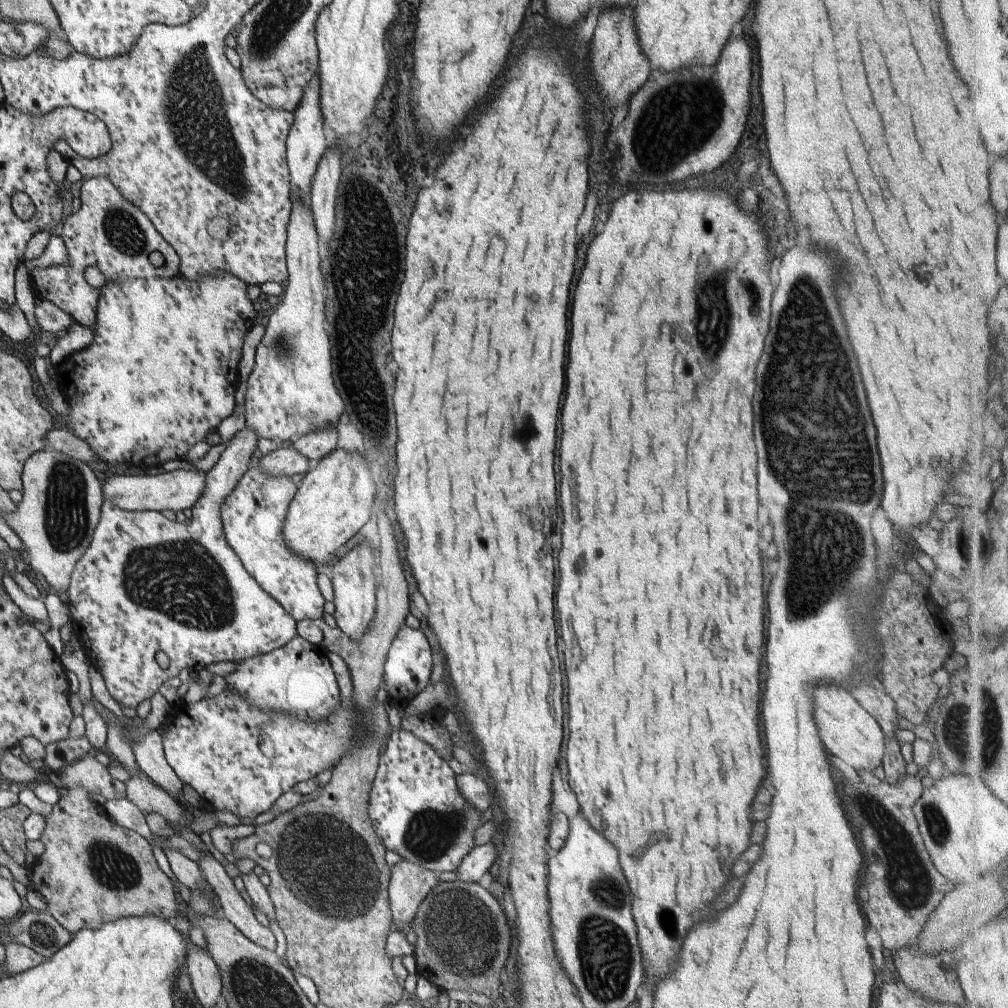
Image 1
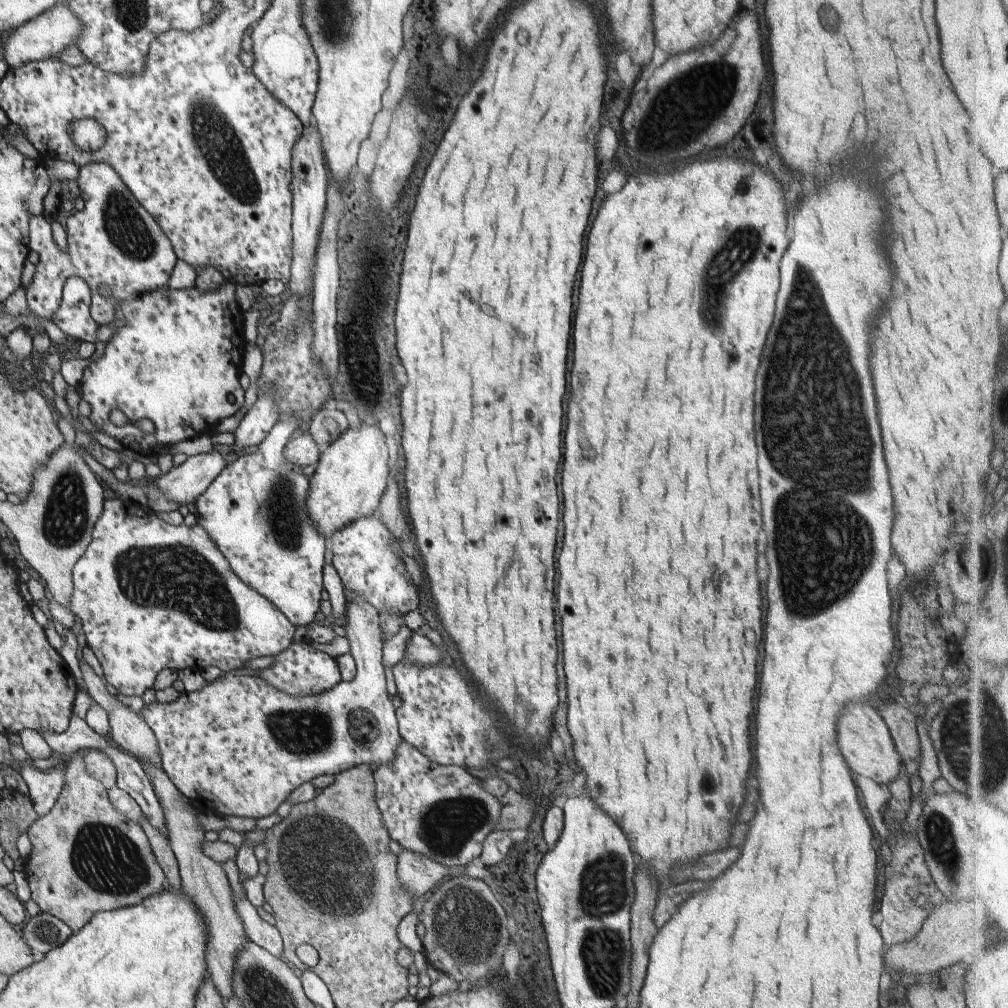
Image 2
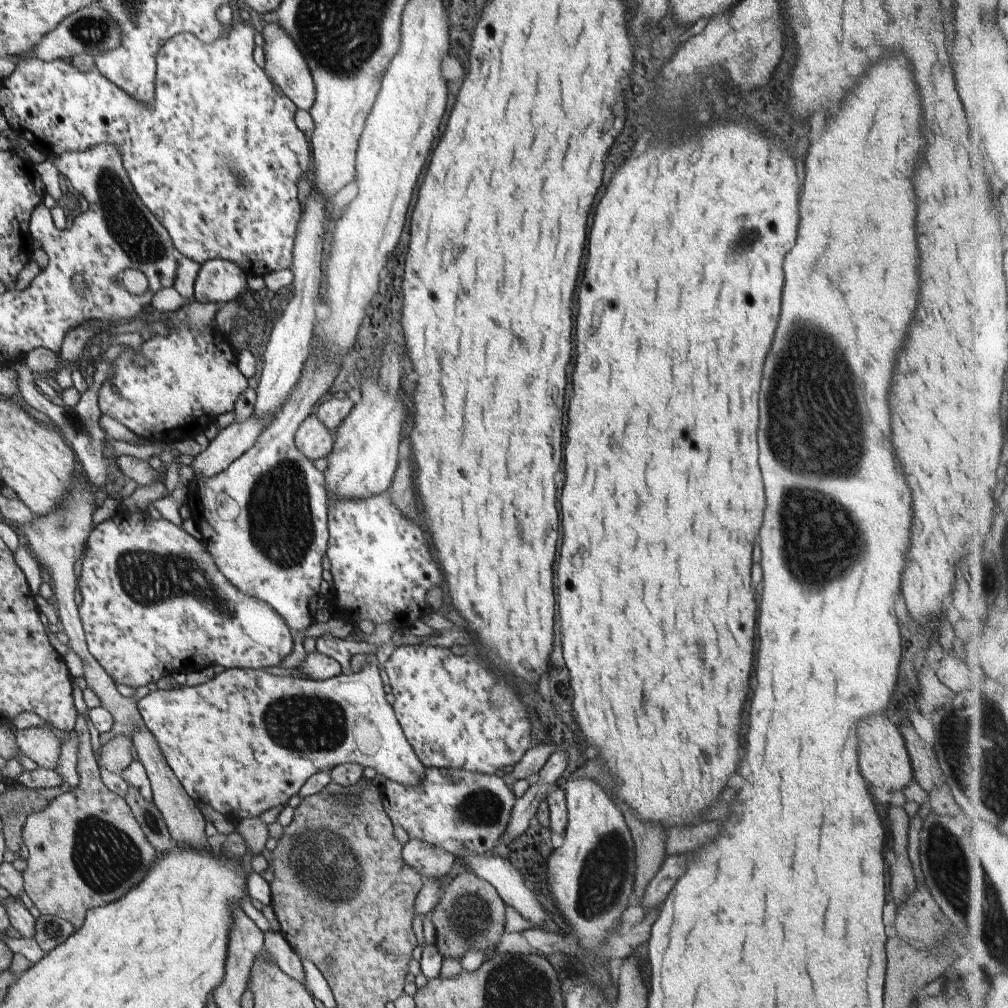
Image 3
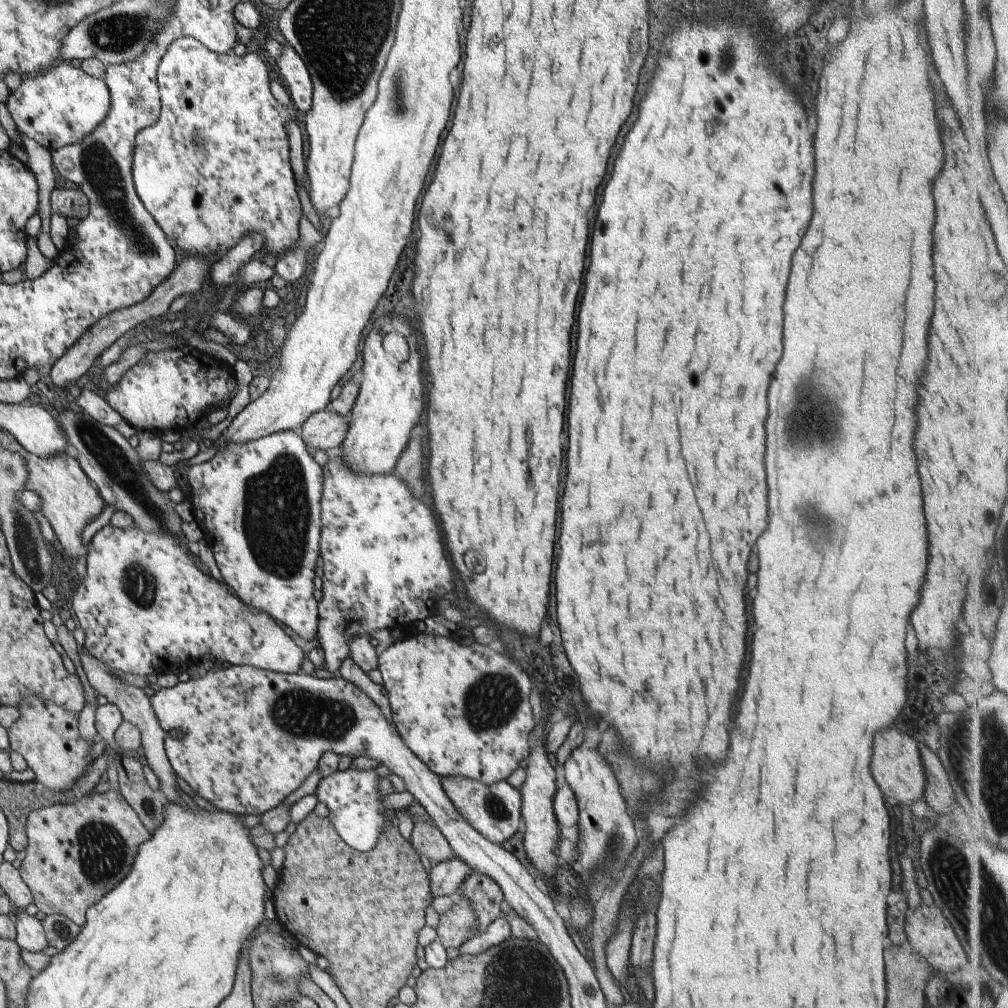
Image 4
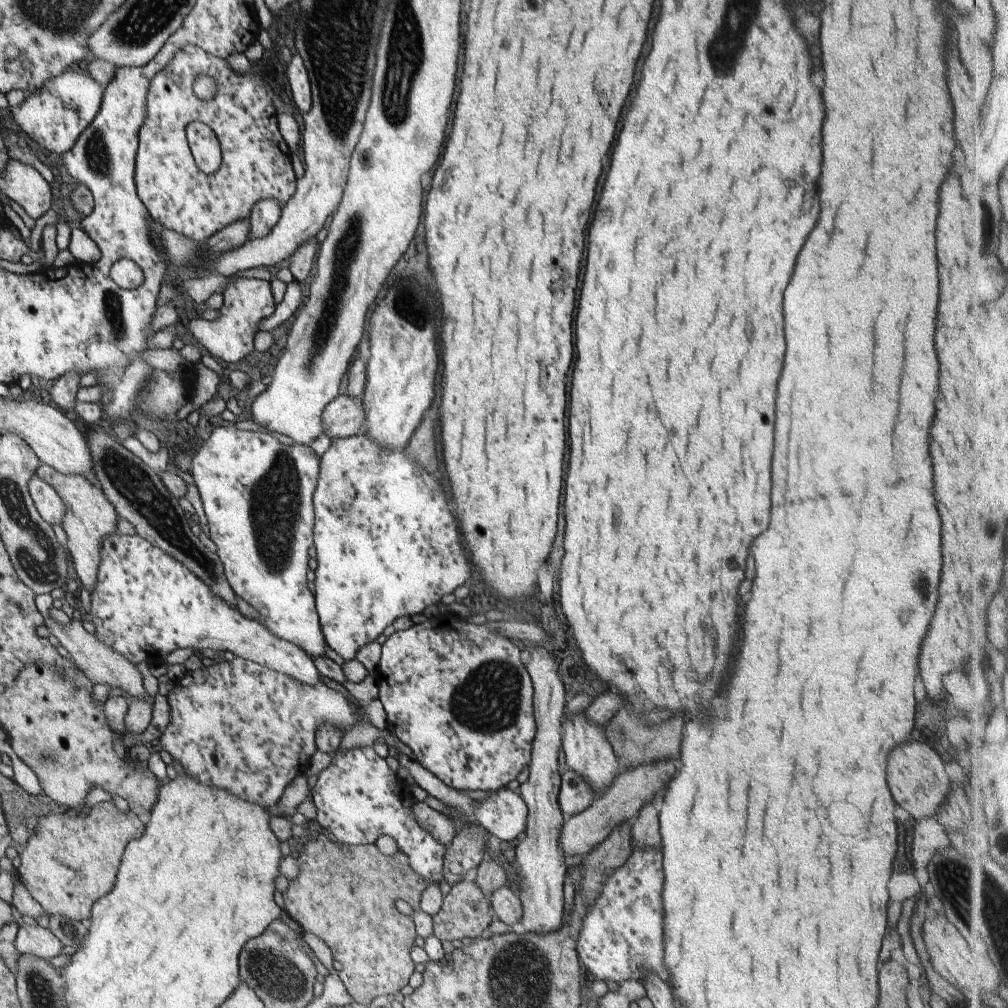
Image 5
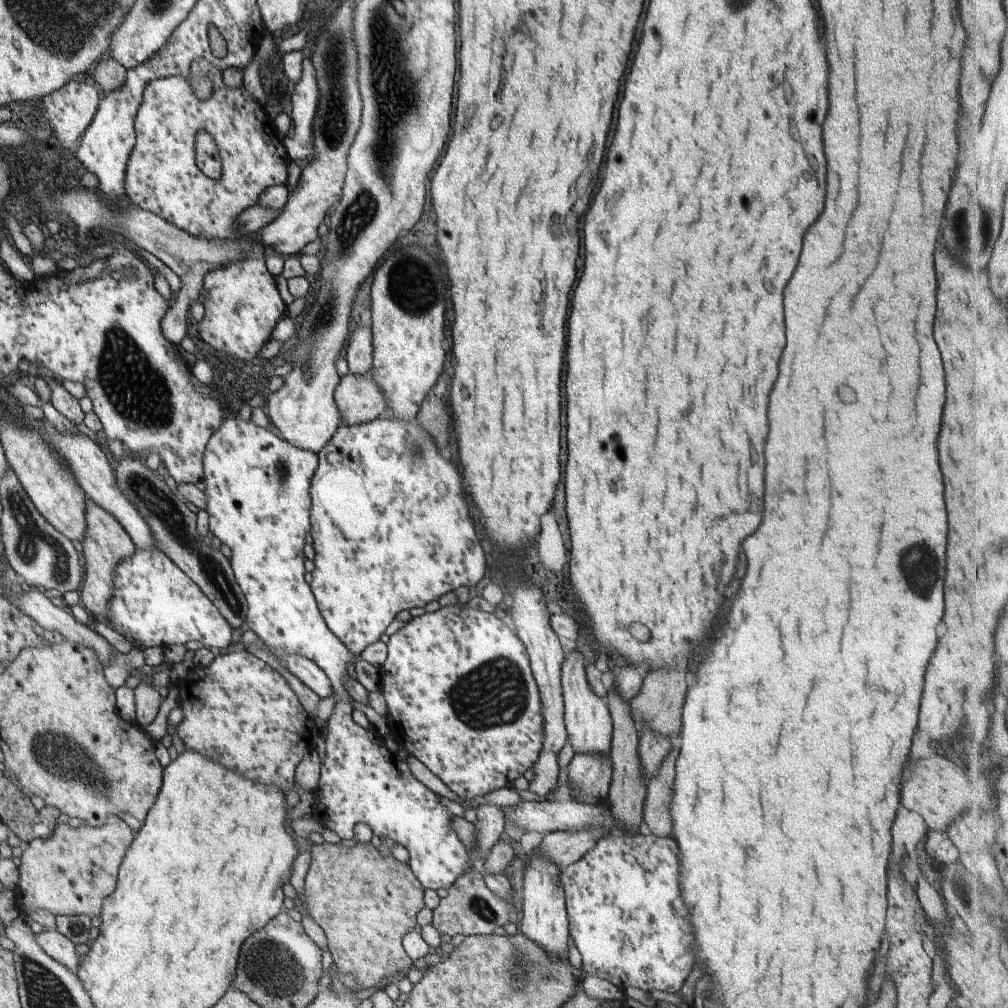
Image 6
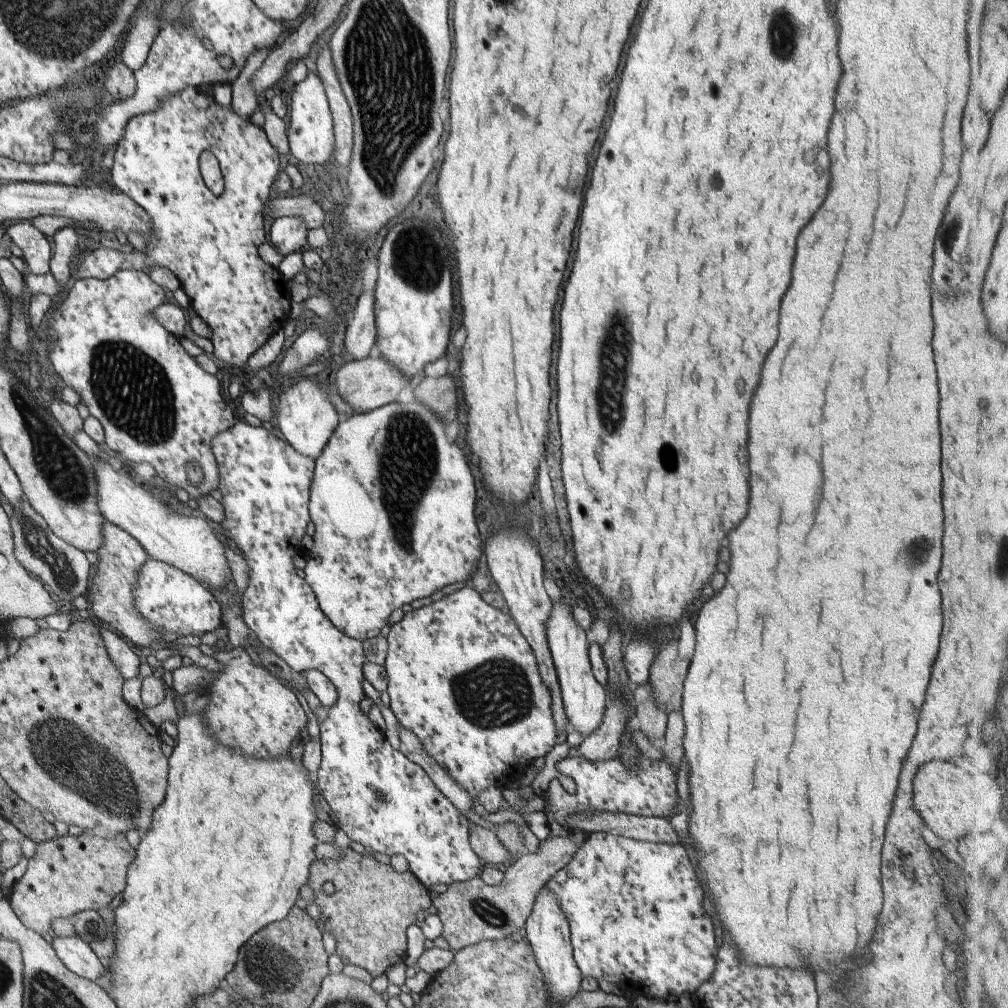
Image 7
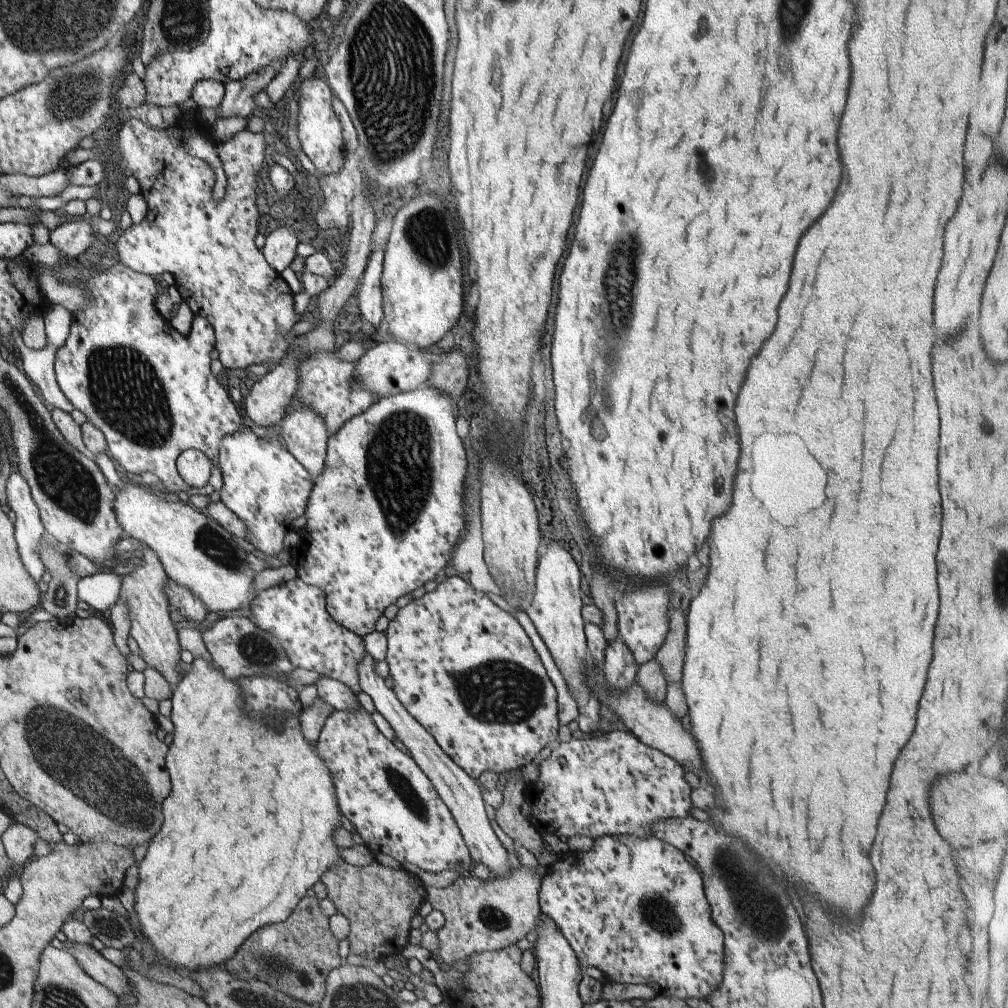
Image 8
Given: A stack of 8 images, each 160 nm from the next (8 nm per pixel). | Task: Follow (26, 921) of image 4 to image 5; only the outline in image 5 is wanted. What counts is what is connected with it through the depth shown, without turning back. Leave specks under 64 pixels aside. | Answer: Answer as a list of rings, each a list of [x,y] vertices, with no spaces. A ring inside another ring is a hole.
[[[24,923],[19,926],[15,947],[22,955],[34,955],[49,961],[54,956],[61,954],[64,946],[49,928]]]

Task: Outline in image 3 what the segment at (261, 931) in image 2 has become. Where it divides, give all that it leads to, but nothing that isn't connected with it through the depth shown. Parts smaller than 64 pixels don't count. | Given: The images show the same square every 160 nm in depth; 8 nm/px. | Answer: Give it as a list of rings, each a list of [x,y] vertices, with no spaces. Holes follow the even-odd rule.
[[[269,929],[263,932],[263,948],[288,976],[303,984],[304,971],[301,958],[288,944],[281,931]]]

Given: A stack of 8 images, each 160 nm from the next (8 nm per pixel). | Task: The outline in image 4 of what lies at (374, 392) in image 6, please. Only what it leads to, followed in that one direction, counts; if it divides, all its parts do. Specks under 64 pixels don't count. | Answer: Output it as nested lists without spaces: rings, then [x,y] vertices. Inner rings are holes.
[[[324,410],[312,413],[299,431],[307,448],[320,448],[332,453],[342,444],[347,428],[345,417]]]

